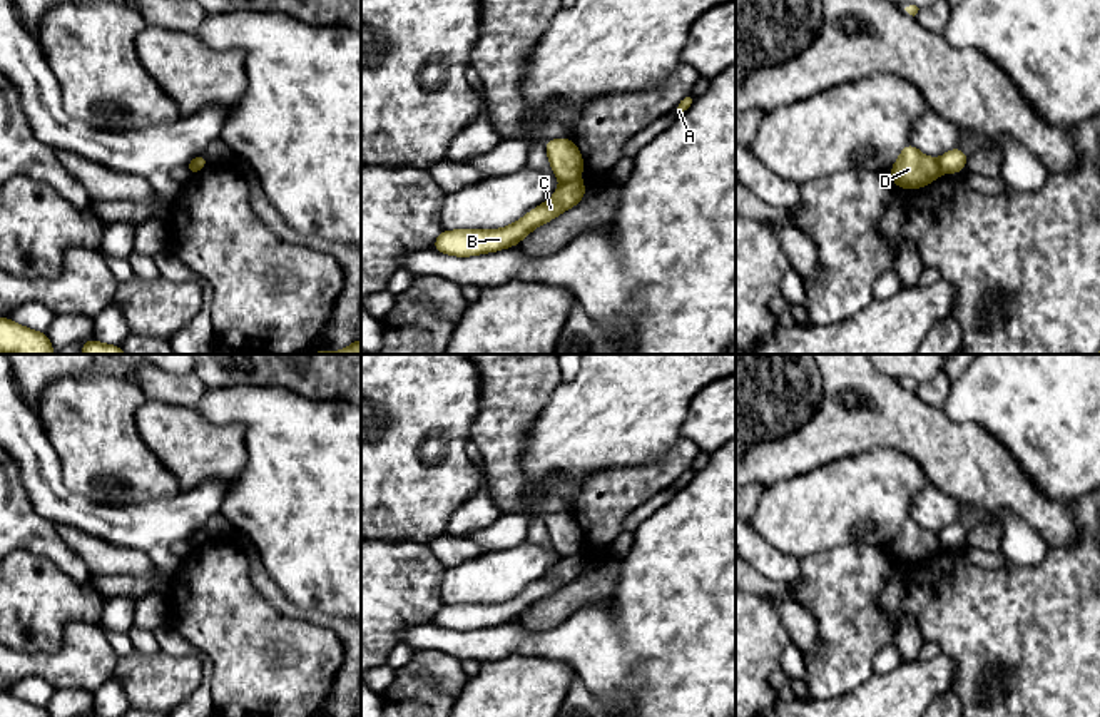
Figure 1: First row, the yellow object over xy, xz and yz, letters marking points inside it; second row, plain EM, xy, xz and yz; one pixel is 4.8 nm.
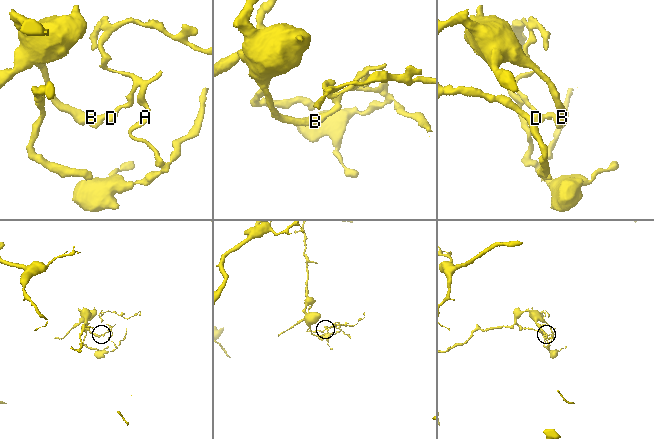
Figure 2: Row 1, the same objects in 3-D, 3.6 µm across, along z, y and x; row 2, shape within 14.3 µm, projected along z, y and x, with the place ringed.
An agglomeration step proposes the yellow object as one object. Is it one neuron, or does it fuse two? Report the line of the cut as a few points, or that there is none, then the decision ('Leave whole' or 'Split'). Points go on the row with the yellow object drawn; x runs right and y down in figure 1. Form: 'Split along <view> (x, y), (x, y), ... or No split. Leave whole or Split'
Split along xz (579, 179), (562, 183). Split

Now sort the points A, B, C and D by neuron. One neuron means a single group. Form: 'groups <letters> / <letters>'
groups A D / B C

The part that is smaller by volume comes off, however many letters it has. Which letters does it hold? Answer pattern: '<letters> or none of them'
A, D

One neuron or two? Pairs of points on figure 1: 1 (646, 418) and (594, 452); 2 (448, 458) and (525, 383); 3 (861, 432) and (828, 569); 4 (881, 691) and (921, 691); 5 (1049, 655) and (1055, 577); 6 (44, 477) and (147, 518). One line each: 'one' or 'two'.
1: one
2: two
3: two
4: one
5: one
6: one

